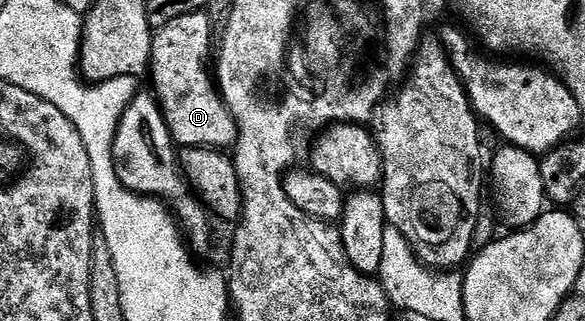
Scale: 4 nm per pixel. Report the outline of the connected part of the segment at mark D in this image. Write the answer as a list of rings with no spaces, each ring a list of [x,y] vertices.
[[[168,22],[153,34],[153,52],[151,75],[157,85],[164,113],[167,115],[172,136],[185,148],[229,148],[237,139],[237,124],[233,118],[225,118],[227,110],[221,110],[221,104],[213,102],[215,90],[209,94],[205,90],[205,77],[210,75],[207,70],[201,74],[201,38],[197,34],[185,34],[181,26],[170,26]]]

